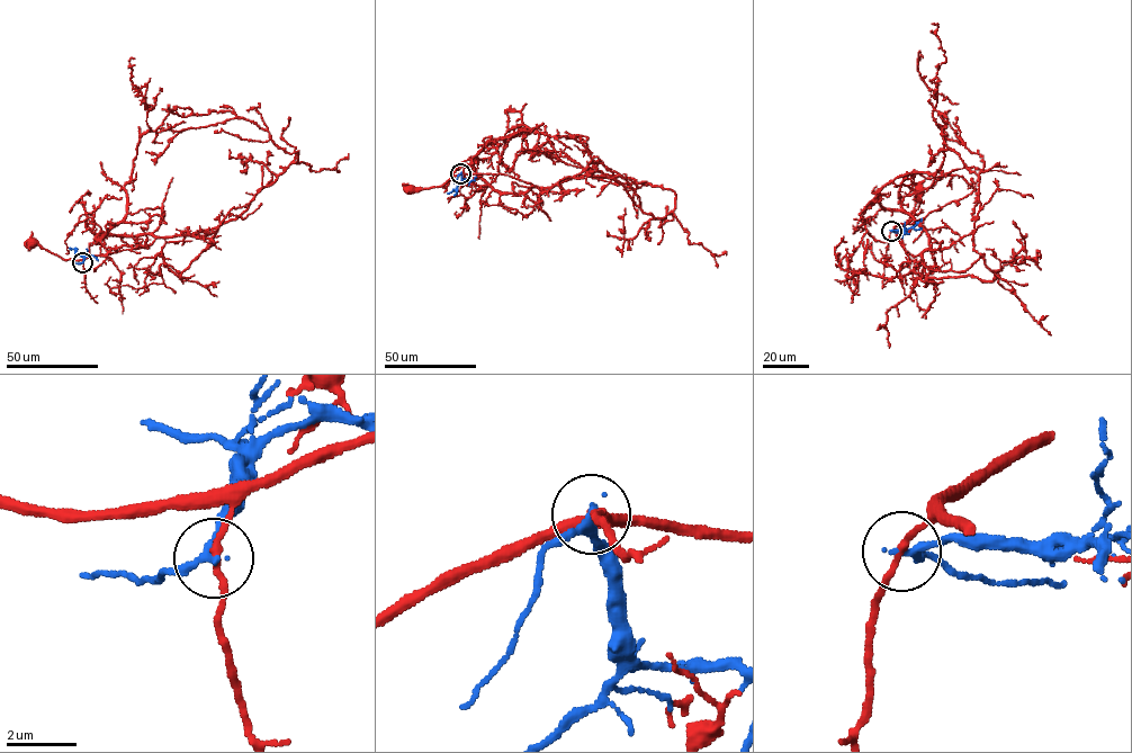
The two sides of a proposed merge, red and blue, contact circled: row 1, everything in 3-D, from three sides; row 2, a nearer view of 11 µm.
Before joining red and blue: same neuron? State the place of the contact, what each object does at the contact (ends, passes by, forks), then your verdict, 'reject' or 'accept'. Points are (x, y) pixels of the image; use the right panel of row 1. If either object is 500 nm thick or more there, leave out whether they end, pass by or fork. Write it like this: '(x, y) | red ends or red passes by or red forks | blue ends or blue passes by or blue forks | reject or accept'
(891, 231) | red passes by | blue passes by | reject

